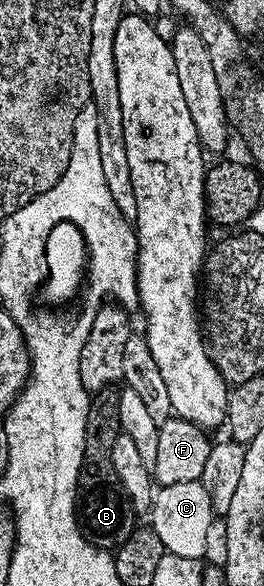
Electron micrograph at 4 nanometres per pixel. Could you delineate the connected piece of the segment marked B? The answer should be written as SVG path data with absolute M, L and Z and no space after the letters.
M116 386L101 388L89 399L80 482L76 489L76 515L80 521L80 531L90 543L109 550L119 548L122 542L126 542L126 538L130 538L137 523L135 520L138 520L114 470L114 438L122 435L118 418L119 401L120 388Z

